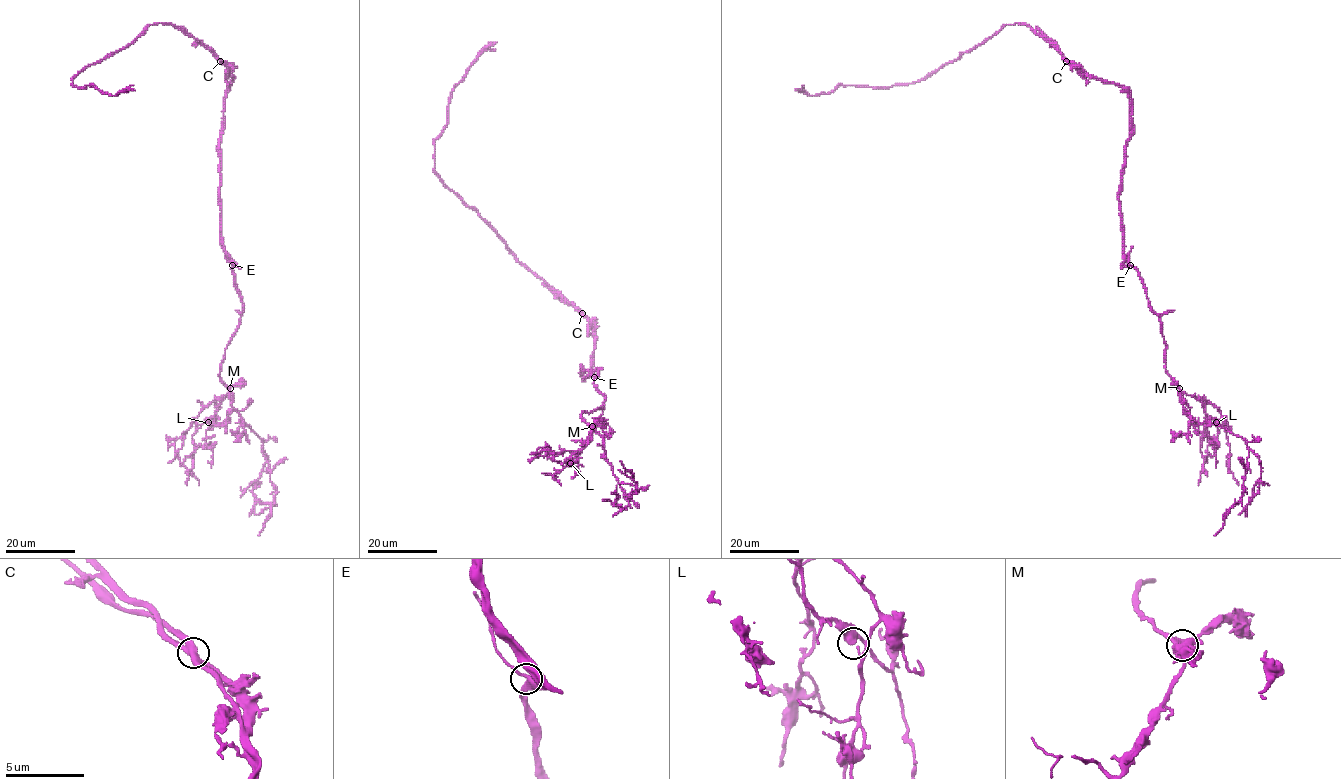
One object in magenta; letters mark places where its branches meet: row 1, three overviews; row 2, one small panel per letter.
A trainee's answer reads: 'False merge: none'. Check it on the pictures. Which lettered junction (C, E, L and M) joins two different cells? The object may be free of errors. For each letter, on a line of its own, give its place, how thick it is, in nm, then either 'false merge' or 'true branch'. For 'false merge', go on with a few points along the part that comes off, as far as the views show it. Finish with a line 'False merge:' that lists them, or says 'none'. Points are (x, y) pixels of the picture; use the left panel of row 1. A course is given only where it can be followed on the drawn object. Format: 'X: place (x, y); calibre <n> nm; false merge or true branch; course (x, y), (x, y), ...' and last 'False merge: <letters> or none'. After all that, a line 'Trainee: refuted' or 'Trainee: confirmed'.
C: place (220, 61); calibre 400 nm; true branch
E: place (232, 265); calibre 360 nm; true branch
L: place (208, 422); calibre 380 nm; true branch
M: place (230, 388); calibre 320 nm; true branch
False merge: none
Trainee: confirmed

